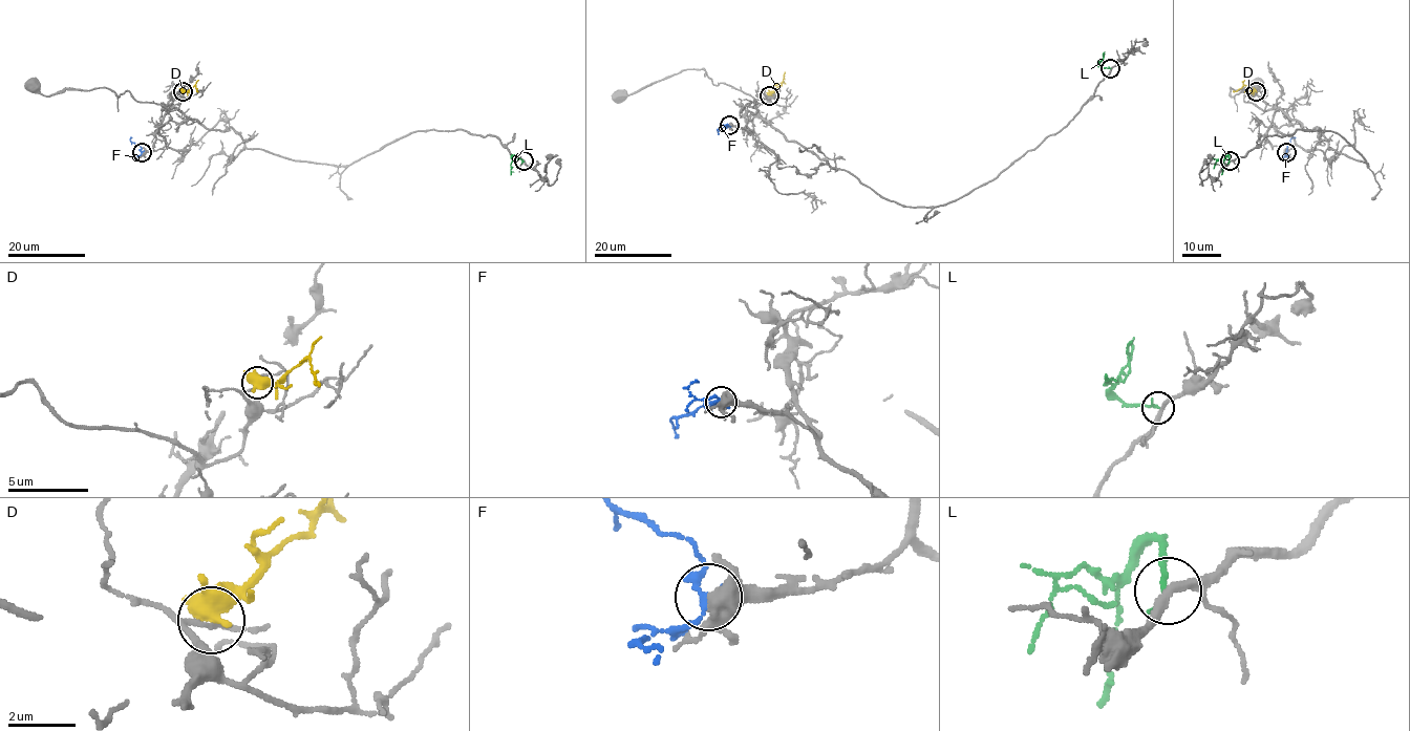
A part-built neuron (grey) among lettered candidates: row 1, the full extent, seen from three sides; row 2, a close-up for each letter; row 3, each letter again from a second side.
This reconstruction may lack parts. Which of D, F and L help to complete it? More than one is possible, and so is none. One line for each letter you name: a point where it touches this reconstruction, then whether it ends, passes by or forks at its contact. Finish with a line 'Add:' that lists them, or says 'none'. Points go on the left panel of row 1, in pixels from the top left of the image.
Add: none

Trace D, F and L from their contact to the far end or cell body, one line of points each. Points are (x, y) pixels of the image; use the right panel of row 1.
D: (1256, 90), (1244, 85), (1233, 90)
F: (1286, 152), (1286, 146), (1295, 137)
L: (1229, 160), (1227, 155), (1219, 158), (1214, 169)

